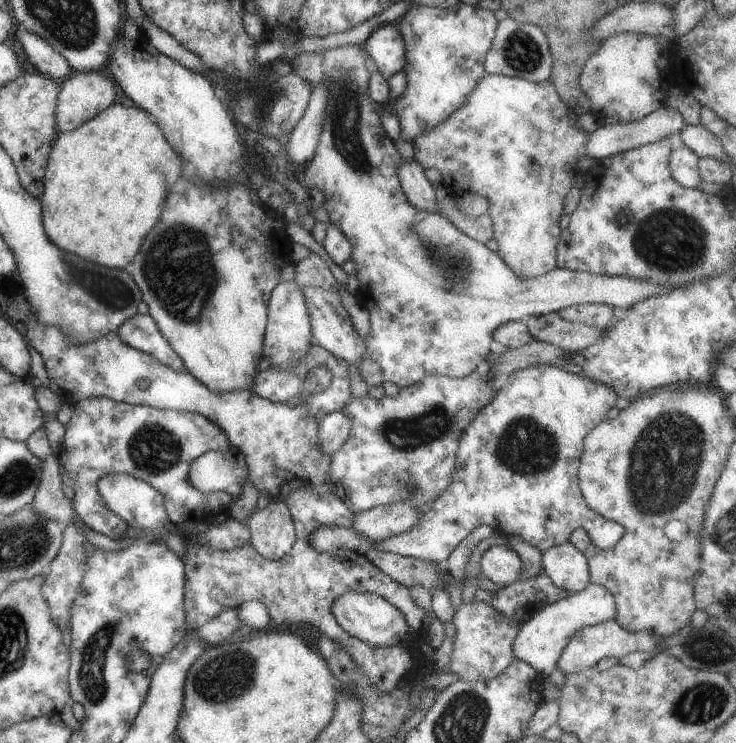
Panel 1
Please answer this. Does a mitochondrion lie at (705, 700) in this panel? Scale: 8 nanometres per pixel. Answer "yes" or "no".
yes

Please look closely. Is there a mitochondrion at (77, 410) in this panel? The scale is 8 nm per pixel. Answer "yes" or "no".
no

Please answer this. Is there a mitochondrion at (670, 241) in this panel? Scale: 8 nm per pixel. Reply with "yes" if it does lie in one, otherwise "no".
yes

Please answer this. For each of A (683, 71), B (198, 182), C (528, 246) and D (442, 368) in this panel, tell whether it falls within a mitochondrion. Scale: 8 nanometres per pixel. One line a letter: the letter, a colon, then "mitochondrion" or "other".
A: other
B: other
C: other
D: other

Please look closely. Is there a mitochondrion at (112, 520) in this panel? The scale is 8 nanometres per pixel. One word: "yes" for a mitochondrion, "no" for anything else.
no

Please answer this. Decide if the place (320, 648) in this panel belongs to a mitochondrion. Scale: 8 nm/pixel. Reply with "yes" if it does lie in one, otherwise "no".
no

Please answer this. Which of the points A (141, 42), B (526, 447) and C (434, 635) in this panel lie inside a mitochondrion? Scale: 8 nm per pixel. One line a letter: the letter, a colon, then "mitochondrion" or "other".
A: other
B: mitochondrion
C: other

